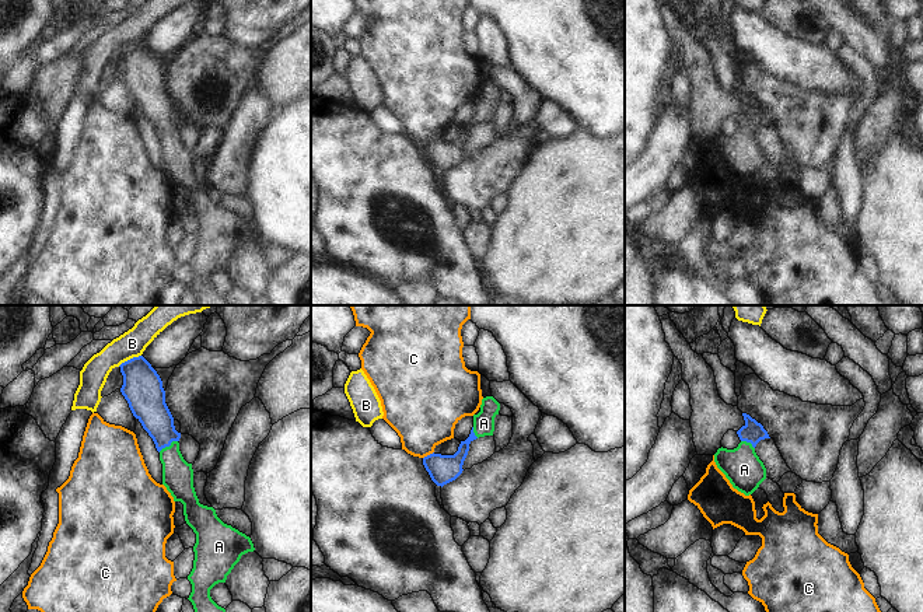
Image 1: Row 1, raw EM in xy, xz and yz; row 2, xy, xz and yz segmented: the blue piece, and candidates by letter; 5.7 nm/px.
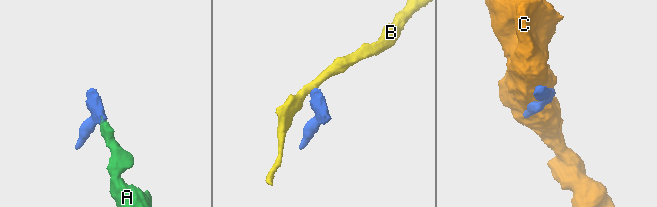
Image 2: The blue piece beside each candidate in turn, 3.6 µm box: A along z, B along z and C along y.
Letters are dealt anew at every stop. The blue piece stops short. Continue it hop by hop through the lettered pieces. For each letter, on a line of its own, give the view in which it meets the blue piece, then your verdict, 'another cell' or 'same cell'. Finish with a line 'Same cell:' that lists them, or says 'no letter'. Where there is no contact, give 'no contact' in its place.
A: xy | same cell
B: xy | another cell
C: xz | another cell
Same cell: A

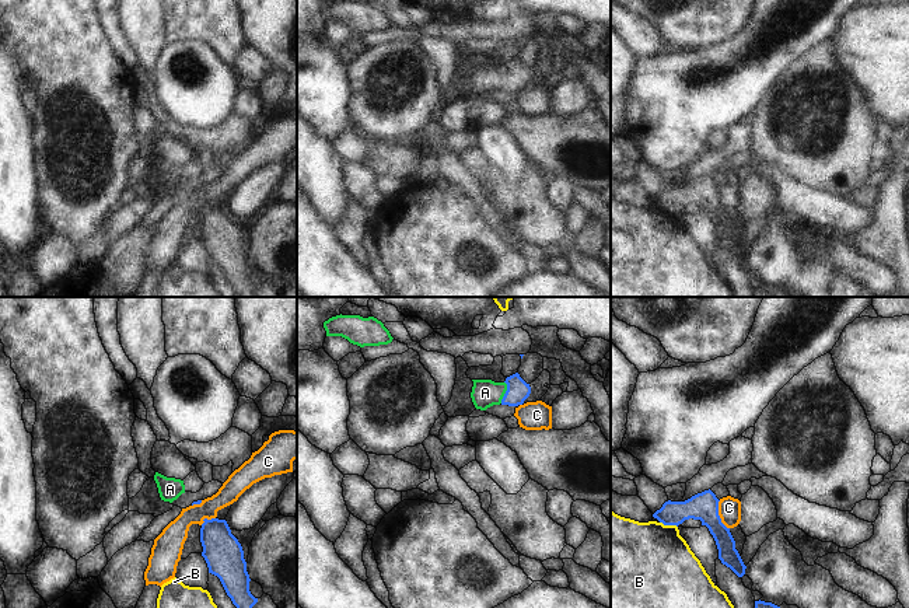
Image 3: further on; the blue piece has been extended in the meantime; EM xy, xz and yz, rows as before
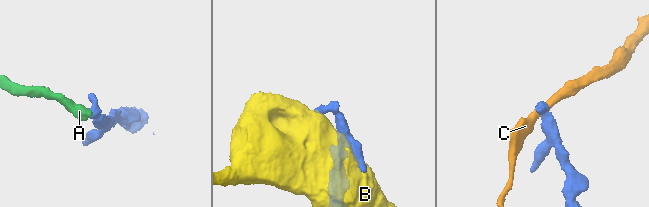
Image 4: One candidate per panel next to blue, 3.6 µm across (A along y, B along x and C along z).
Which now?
A: xz | same cell
B: yz | another cell
C: yz | another cell
Same cell: A

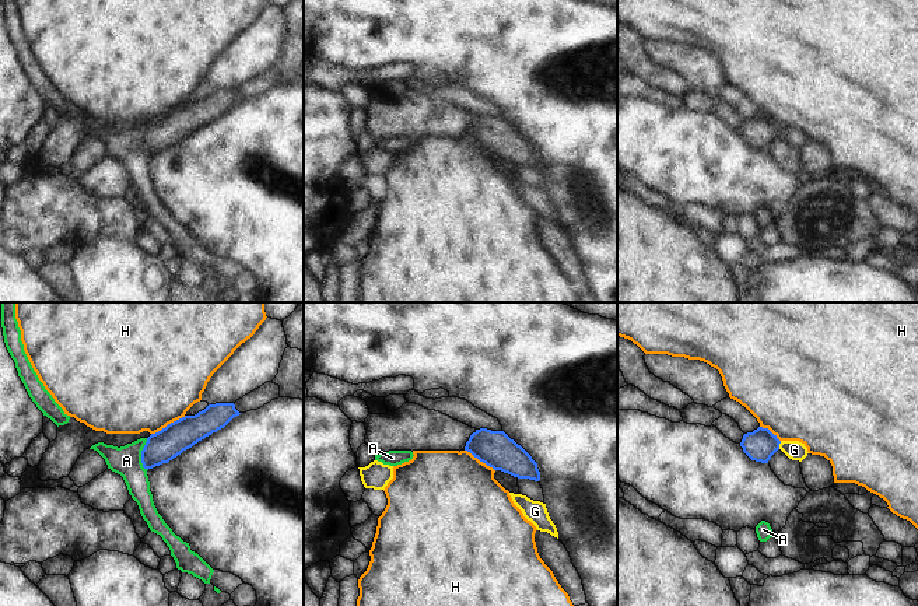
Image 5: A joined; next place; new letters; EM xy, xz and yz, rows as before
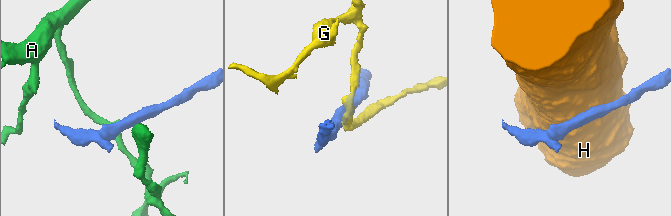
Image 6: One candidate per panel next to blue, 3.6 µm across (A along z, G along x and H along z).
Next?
A: xy | another cell
G: yz | another cell
H: xy | another cell
Same cell: no letter

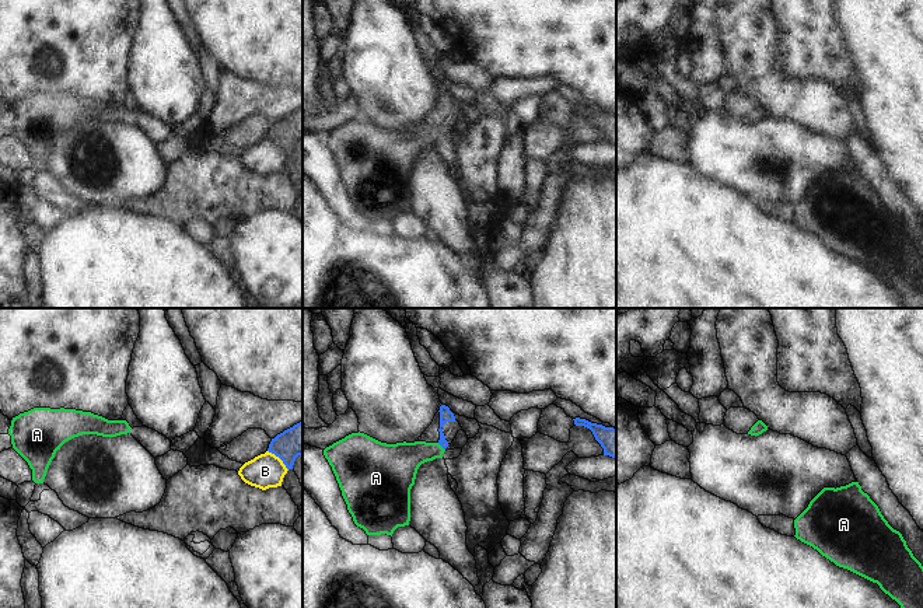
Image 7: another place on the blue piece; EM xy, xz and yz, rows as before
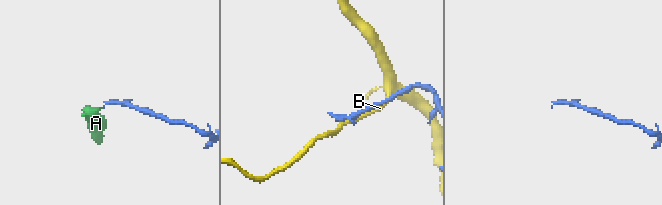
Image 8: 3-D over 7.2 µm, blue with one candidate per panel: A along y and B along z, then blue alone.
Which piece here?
A: xz | same cell
B: xy | another cell
Same cell: A

